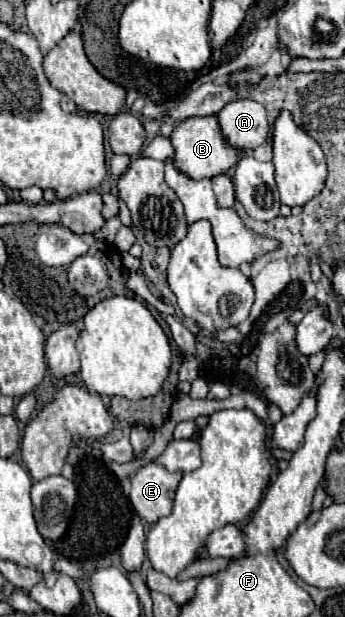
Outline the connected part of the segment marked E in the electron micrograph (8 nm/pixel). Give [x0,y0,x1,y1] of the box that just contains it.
[128,462,182,524]

